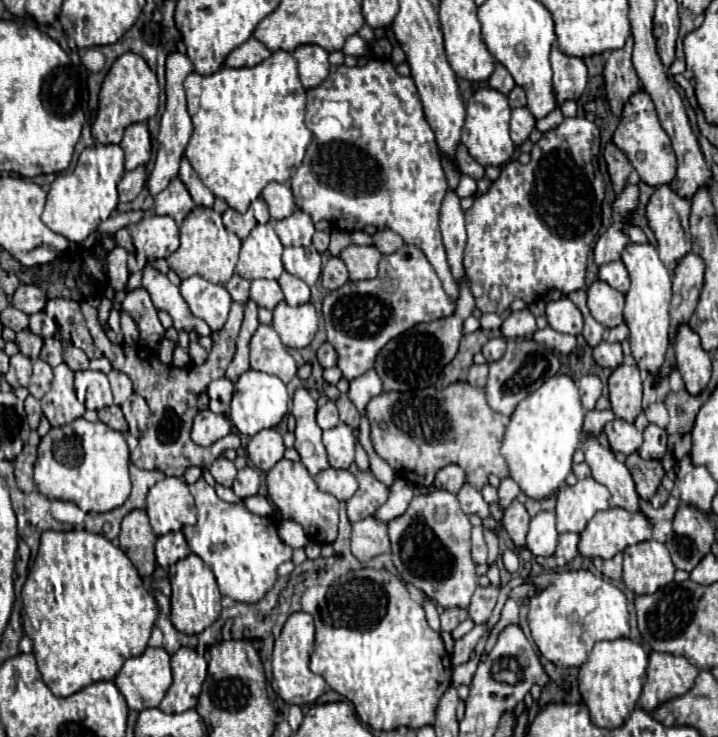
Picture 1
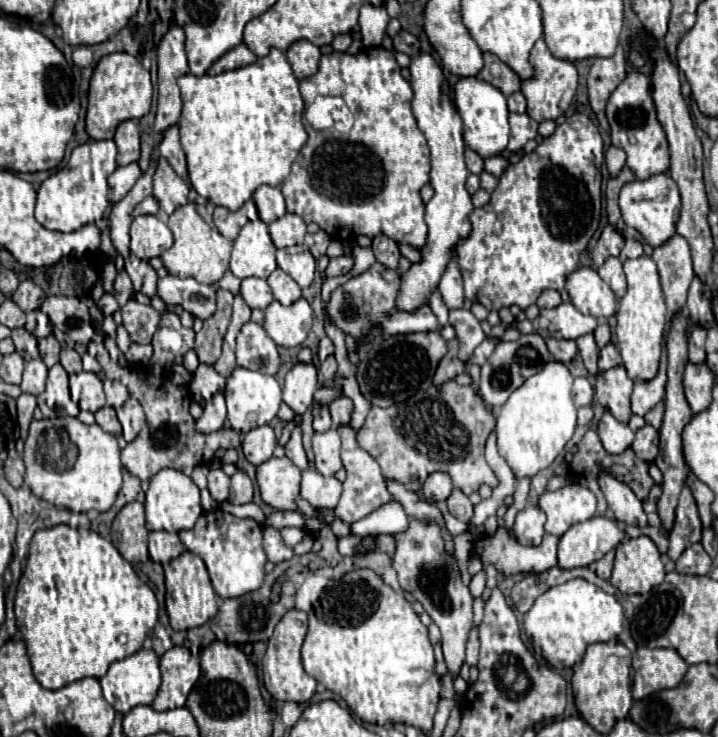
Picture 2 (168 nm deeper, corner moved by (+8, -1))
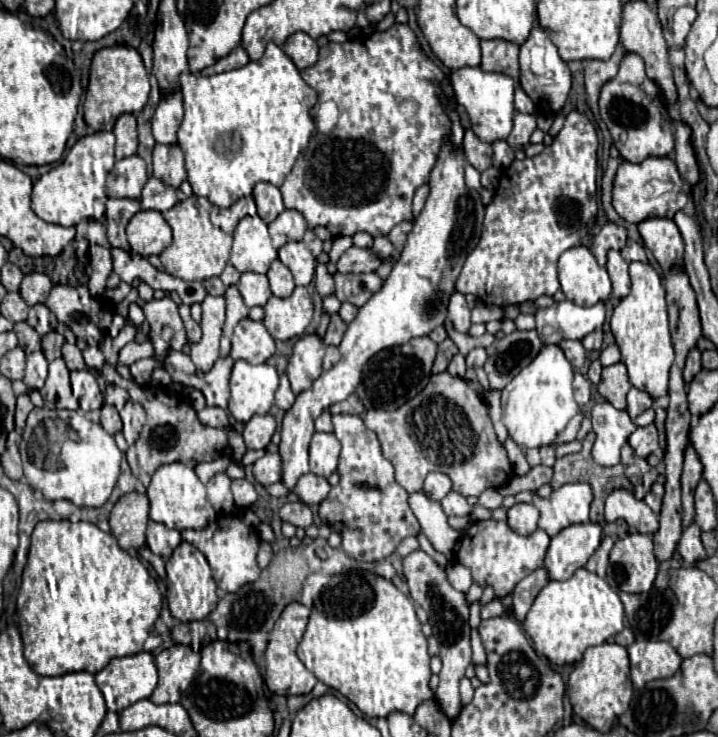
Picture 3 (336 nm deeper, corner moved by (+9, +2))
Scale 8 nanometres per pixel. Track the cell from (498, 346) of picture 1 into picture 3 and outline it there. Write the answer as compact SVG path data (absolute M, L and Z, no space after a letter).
M473 348L469 354L467 354L467 366L473 366L473 368L479 368L483 366L487 360L487 352L485 348Z

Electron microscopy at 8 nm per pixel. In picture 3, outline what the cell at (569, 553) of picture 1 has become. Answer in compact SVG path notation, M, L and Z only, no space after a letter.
M485 520L485 522L473 522L461 536L461 546L455 556L457 562L465 564L471 574L473 582L495 588L495 596L503 598L507 592L515 588L519 580L529 576L533 570L541 568L545 562L545 554L549 548L549 536L545 530L537 530L529 536L515 534L507 522L497 520Z

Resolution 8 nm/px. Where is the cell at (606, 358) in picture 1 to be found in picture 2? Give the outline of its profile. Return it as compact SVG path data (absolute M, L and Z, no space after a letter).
M608 343L606 347L600 349L600 359L598 359L598 369L600 371L608 371L608 369L620 365L620 363L622 363L622 357L620 357L620 351L616 349L616 345Z

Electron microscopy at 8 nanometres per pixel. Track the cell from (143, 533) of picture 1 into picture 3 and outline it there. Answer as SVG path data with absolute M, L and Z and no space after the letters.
M125 494L113 506L109 526L123 550L139 550L145 546L145 530L149 522L149 500L145 494Z

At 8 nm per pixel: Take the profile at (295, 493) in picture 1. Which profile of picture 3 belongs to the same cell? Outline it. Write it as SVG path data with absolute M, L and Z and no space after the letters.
M267 452L253 464L253 476L261 486L271 486L275 482L281 482L283 478L283 462L279 454Z

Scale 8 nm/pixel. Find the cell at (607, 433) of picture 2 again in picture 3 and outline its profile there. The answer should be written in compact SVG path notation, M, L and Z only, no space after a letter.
M609 402L593 406L591 422L597 436L593 444L593 458L601 466L615 466L621 446L627 442L627 438L635 432L637 426L631 422L627 412L613 408Z

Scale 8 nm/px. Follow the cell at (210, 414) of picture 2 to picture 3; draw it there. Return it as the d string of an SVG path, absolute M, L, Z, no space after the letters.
M221 358L221 360L217 360L217 362L215 362L215 366L213 366L213 368L211 368L211 370L207 372L207 374L201 373L199 371L196 372L196 367L195 367L195 374L197 374L197 378L193 380L193 386L189 387L199 388L199 390L201 390L203 394L205 394L205 398L207 398L207 406L219 406L219 408L227 408L227 402L229 402L229 376L231 376L231 368L233 368L233 360L231 360L231 358Z

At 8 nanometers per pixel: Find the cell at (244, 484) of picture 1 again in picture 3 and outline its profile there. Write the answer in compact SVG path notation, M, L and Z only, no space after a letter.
M245 478L233 480L231 490L233 490L235 504L237 504L239 508L249 508L249 506L255 502L255 498L257 498L257 492L255 492L253 484L249 480L245 480Z

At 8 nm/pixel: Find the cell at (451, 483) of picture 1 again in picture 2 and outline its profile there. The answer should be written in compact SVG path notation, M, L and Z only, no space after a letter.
M432 473L428 475L426 483L424 483L424 495L436 503L440 501L446 501L448 495L452 493L454 485L452 485L452 479L448 473Z

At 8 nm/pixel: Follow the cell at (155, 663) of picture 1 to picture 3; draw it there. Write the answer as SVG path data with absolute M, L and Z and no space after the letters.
M149 652L113 658L95 674L97 686L111 712L121 712L137 700L149 698L157 686L157 668Z

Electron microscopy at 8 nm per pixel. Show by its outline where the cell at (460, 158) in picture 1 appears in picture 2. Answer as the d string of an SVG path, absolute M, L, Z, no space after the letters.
M470 147L466 149L466 165L468 165L468 171L470 173L480 175L484 171L484 159L476 151L472 151Z

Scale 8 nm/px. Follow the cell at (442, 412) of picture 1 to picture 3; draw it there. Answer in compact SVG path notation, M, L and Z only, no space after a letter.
M449 372L431 376L423 392L393 412L367 410L363 422L377 434L383 456L395 468L395 480L409 494L423 488L427 472L447 474L453 490L463 496L479 496L487 488L501 488L513 476L511 462L497 442L483 398L463 378L455 378Z

